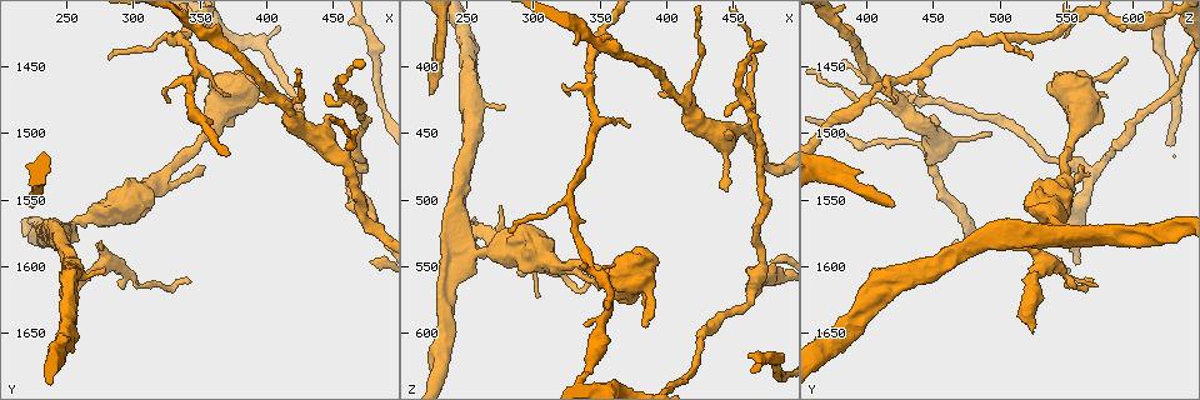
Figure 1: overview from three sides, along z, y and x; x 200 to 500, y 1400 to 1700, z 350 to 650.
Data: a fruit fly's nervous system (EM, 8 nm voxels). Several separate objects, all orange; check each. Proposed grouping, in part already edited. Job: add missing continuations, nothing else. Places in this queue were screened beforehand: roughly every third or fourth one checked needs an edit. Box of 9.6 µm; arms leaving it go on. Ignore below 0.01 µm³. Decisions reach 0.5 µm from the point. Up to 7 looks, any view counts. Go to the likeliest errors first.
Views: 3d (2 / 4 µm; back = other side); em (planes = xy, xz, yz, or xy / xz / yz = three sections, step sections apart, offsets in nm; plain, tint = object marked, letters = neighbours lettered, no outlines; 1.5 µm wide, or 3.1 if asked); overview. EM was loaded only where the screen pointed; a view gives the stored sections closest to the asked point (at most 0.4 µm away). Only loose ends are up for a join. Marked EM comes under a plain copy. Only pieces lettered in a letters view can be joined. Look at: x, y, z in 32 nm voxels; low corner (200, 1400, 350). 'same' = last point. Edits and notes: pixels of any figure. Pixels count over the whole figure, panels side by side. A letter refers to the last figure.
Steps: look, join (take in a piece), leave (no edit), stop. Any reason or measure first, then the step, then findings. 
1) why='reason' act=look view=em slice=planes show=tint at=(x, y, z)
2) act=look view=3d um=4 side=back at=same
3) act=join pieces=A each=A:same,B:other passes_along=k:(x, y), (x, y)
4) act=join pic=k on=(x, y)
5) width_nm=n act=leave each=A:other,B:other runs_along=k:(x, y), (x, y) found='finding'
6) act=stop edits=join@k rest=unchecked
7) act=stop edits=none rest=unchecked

why='an open end' act=look view=3d um=4 at=(350, 1522, 562)

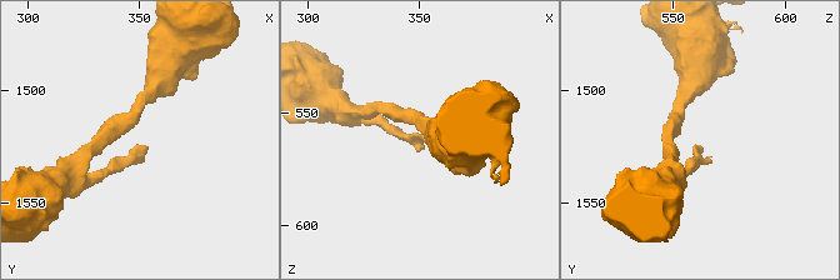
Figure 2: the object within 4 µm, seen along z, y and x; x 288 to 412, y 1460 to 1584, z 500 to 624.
act=look view=em slice=planes show=letters at=(353, 1525, 563)

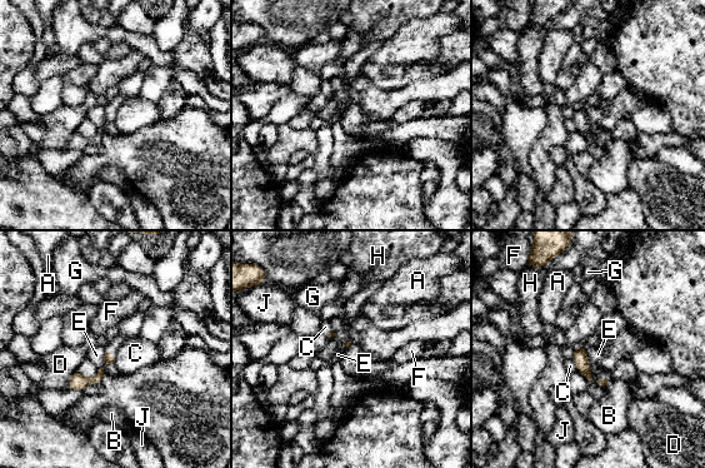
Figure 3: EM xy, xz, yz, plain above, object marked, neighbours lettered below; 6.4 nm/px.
act=leave each=A:other,B:other,C:other,D:other,E:other,F:other,G:other,H:other,J:other runs_along=3:(109, 357), (93, 381), (71, 386) found='no lettered piece goes on from it'

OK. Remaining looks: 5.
why='thin end' act=look view=3d um=4 side=back at=(472, 1448, 382)

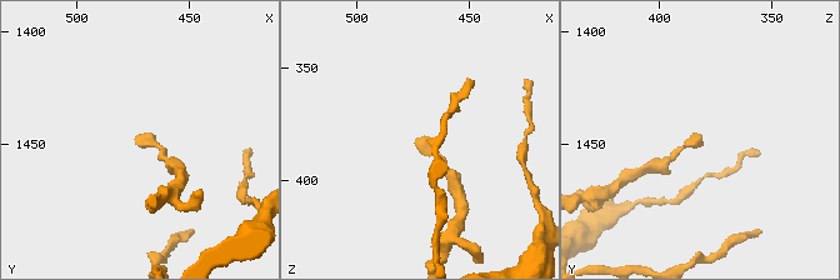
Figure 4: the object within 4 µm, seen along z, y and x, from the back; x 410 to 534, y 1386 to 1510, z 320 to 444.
act=look view=em slice=planes show=letters at=(473, 1446, 381)

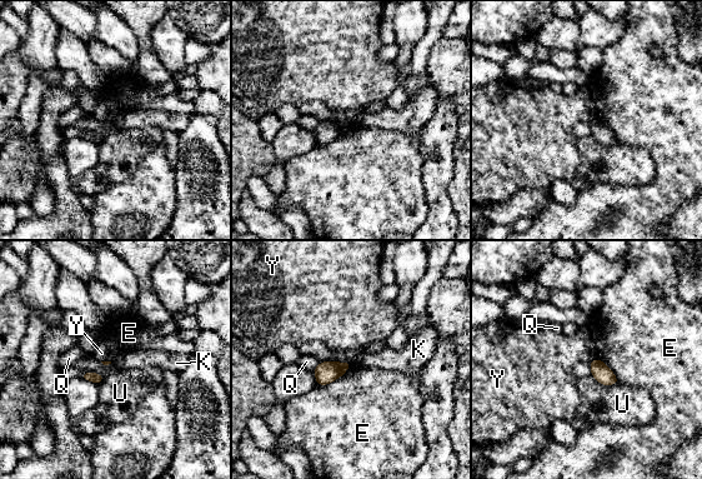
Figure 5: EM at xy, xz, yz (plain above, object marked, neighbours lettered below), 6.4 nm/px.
longest_contact=E:260nm act=leave each=E:other,K:other,Q:other,U:other,Y:other border=5:(336, 360), (350, 363) found='no lettered piece goes on from it'

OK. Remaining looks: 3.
why='thin end' act=look view=3d um=2 at=(342, 1612, 560)

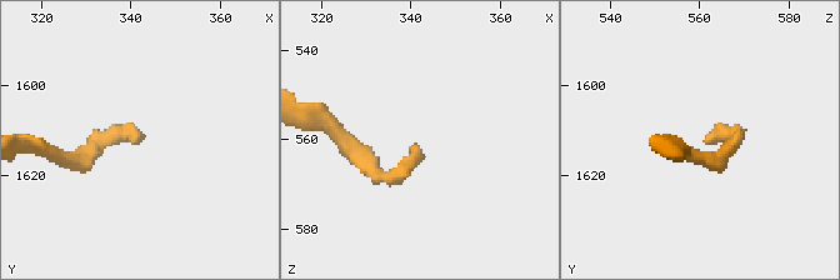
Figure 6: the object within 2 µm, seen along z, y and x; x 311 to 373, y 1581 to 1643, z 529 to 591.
act=look view=em slice=planes show=letters at=(340, 1613, 560)

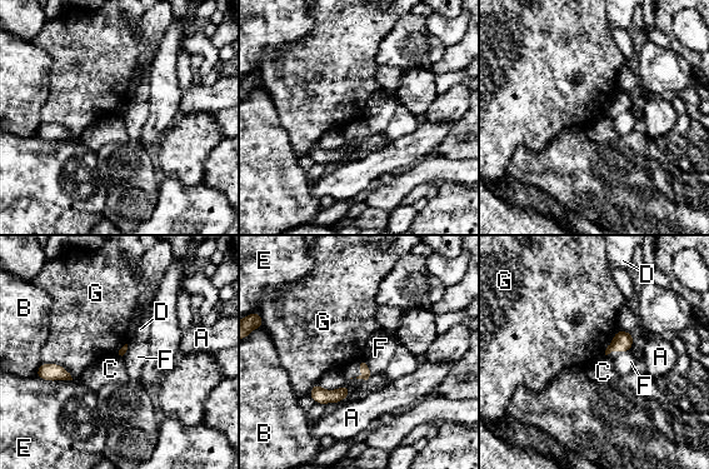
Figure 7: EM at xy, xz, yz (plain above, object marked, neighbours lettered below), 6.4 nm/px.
longest_contact=E:240nm act=leave each=A:other,B:other,C:other,D:other,E:other,F:other,G:other found='none of them fits'

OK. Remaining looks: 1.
act=stop edits=none rest=unchecked

